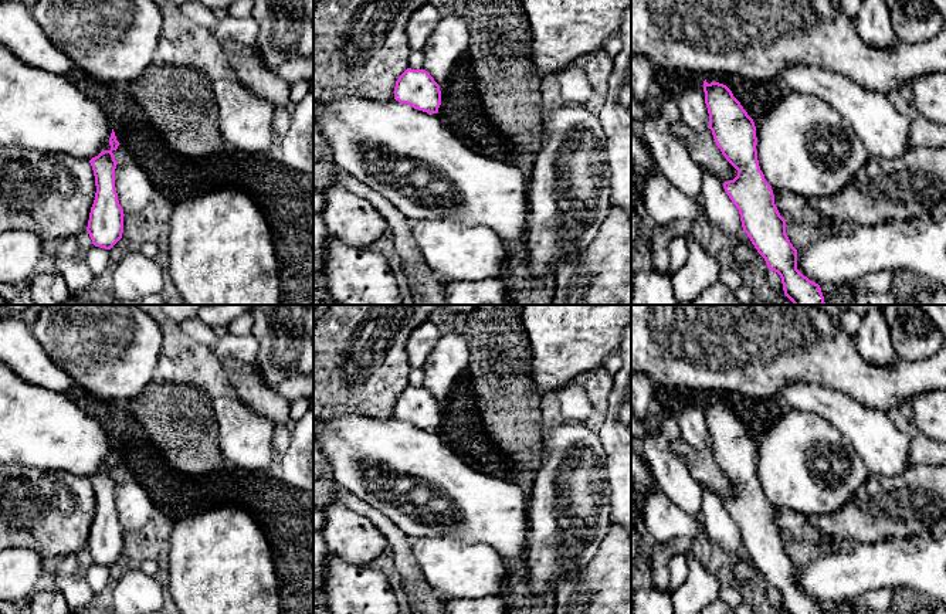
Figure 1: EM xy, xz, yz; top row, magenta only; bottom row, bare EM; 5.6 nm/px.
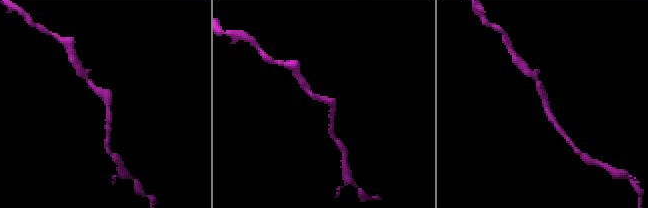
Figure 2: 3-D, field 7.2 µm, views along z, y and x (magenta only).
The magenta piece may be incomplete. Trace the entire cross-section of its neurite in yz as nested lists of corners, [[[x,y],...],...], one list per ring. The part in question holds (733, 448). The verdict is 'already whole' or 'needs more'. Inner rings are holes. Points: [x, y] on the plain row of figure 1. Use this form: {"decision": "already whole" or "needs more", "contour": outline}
{"decision": "already whole", "contour": [[[705,397],[703,410],[709,431],[709,447],[715,461],[726,478],[738,488],[738,493],[733,498],[725,499],[723,506],[739,528],[743,549],[764,576],[769,587],[780,593],[786,614],[823,614],[820,603],[797,587],[797,567],[786,552],[786,537],[780,533],[774,522],[772,503],[766,499],[759,484],[753,437],[726,403],[719,400],[708,401]]]}

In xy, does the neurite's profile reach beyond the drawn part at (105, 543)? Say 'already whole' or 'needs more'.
already whole

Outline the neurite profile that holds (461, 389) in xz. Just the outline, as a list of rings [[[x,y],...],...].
[[[465,376],[454,383],[440,408],[441,423],[437,431],[465,464],[492,475],[503,476],[509,472],[511,462],[486,434],[472,386]]]

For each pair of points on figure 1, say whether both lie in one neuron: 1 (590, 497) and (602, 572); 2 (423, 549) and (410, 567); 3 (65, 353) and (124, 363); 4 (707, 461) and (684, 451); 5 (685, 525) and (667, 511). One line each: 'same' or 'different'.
1: different
2: different
3: same
4: same
5: same

